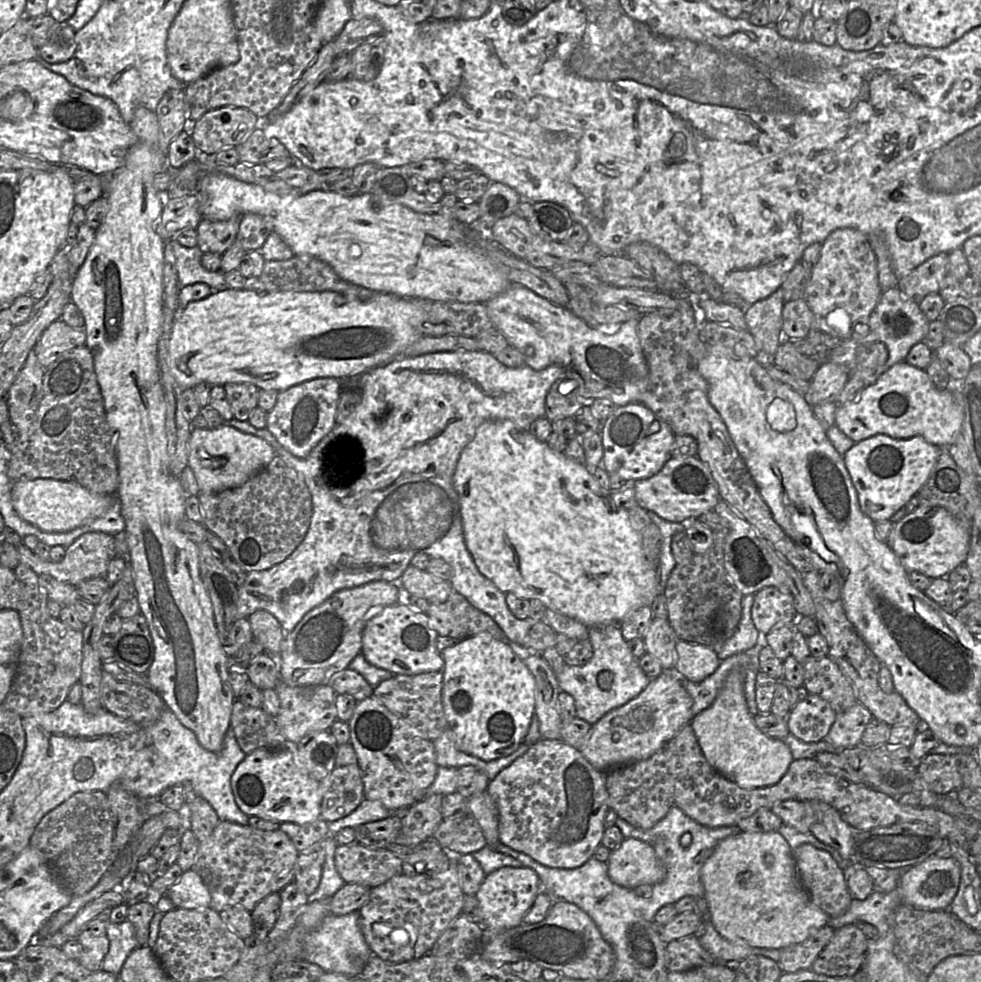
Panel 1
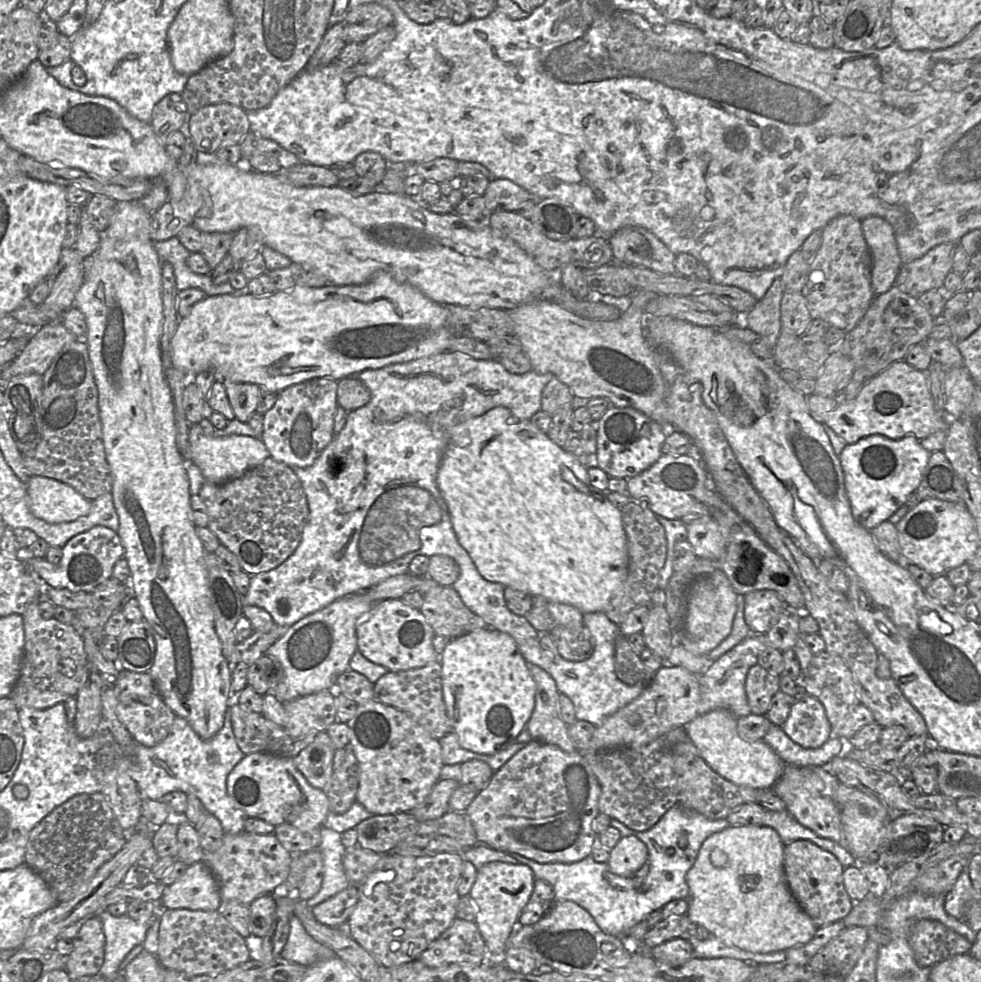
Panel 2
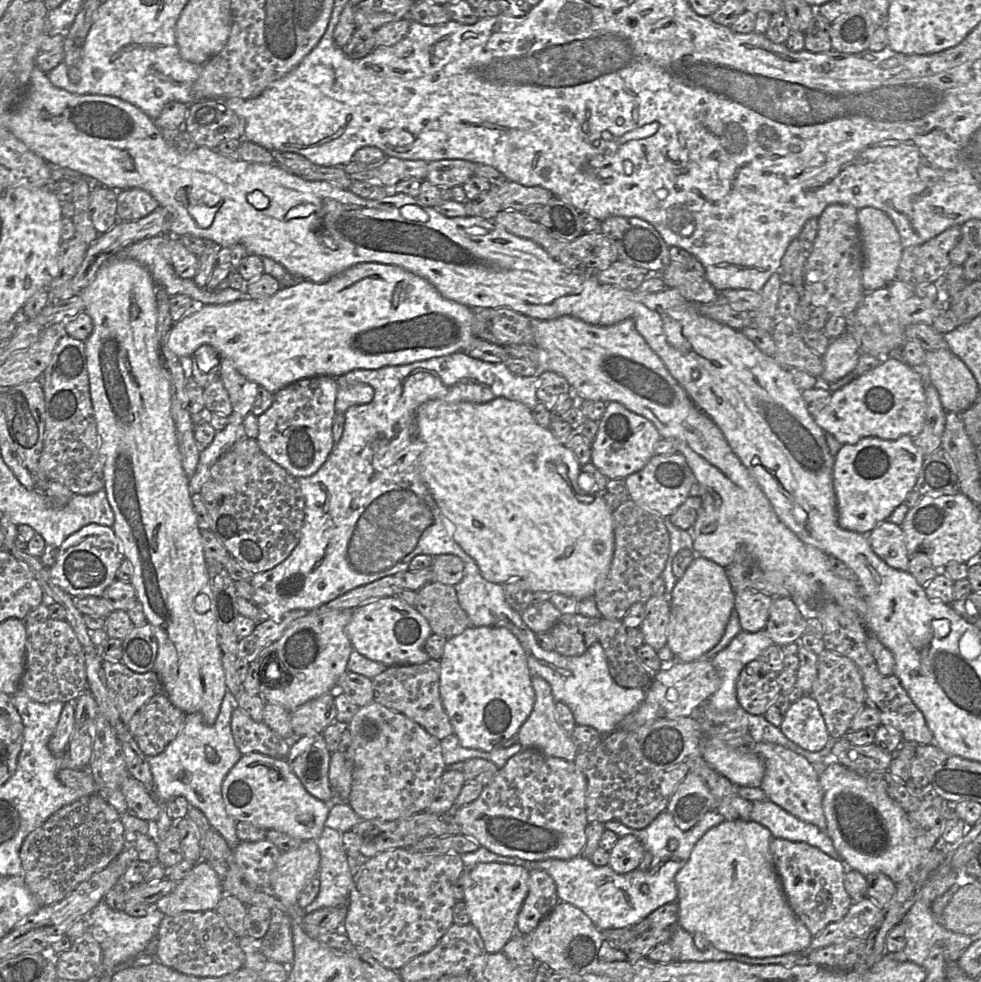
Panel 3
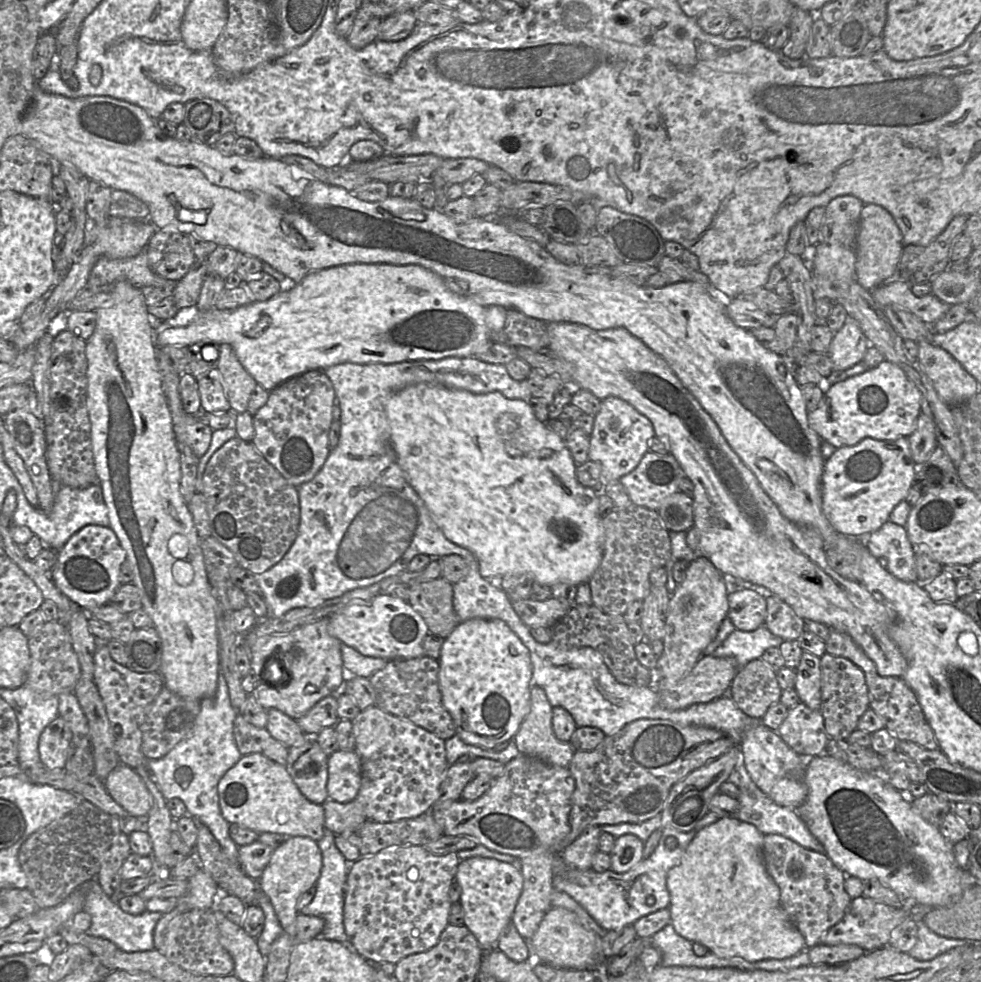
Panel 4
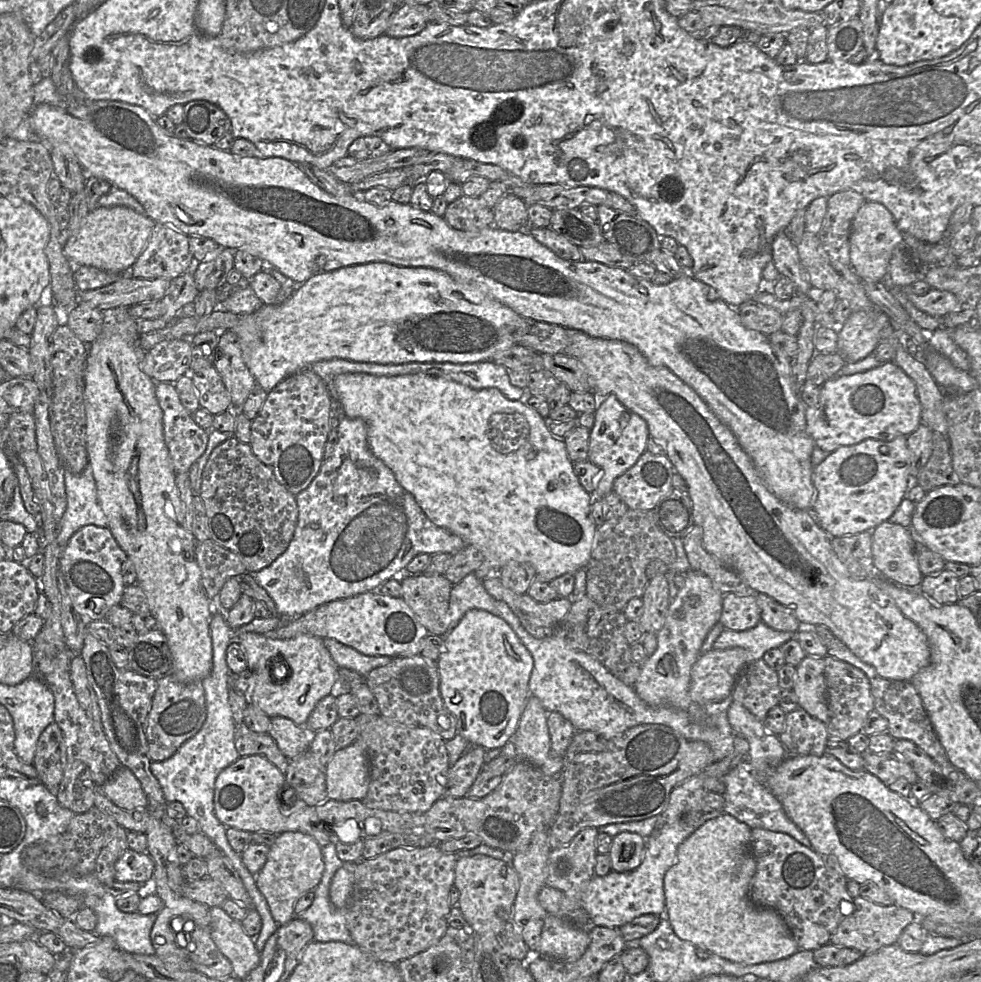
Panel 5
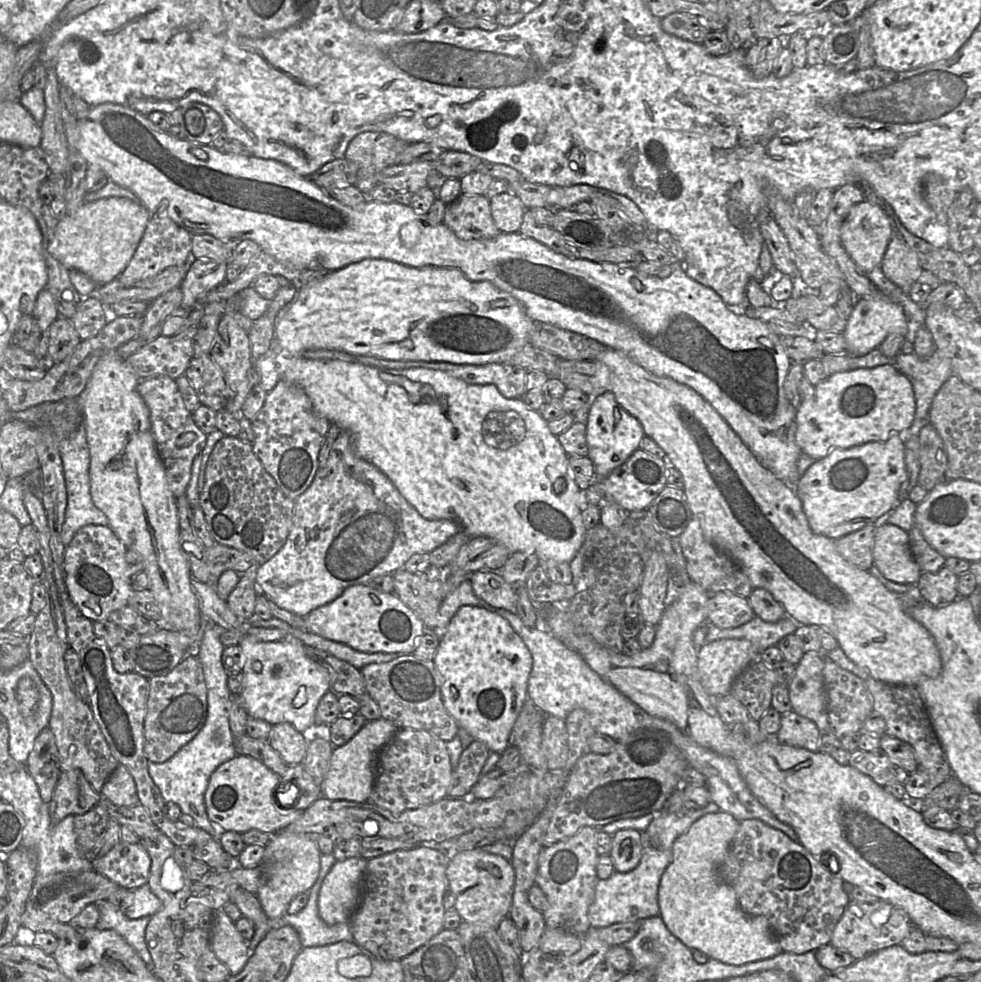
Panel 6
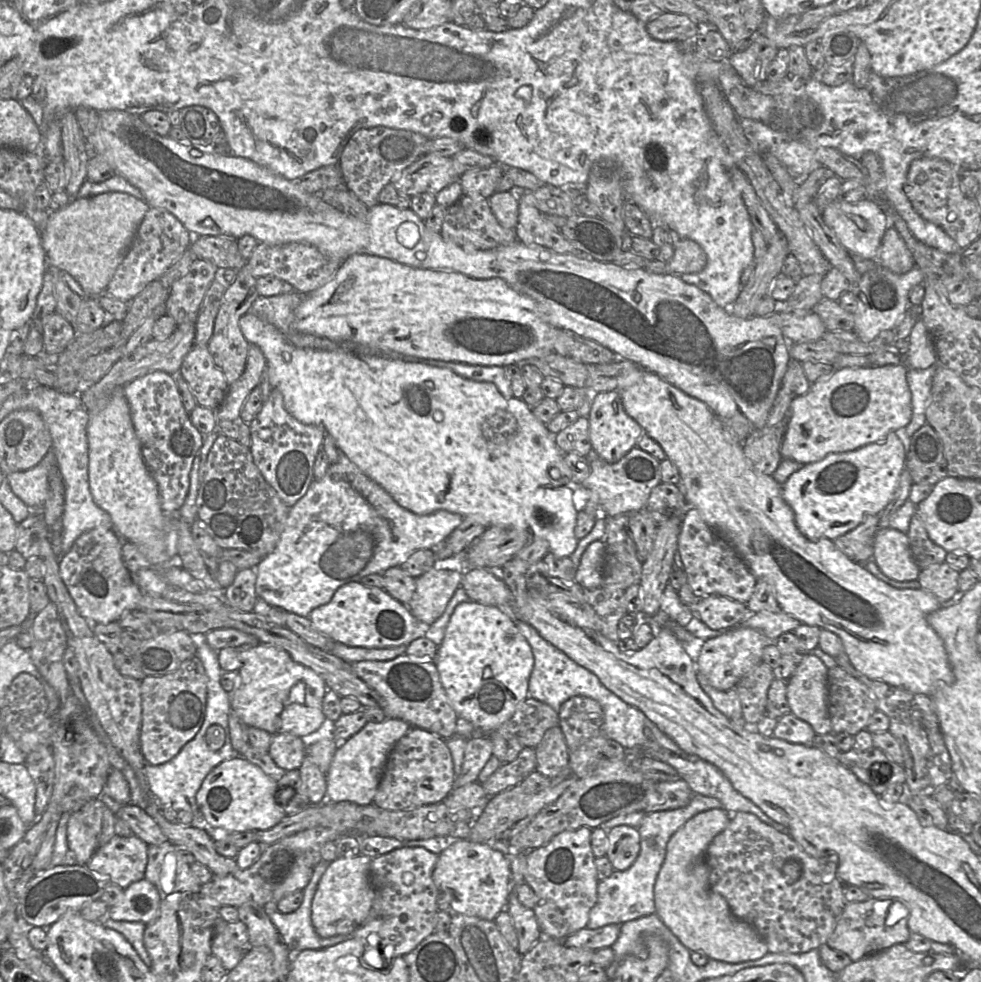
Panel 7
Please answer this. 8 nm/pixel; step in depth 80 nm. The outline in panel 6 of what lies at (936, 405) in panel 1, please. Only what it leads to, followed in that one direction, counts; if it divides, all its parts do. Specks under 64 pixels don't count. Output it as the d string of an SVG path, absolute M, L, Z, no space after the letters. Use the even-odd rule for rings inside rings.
M892 365L859 368L838 372L815 386L813 398L802 401L797 408L795 441L802 451L814 460L820 460L835 449L849 449L868 442L886 442L892 435L909 429L914 421L916 401L908 377Z

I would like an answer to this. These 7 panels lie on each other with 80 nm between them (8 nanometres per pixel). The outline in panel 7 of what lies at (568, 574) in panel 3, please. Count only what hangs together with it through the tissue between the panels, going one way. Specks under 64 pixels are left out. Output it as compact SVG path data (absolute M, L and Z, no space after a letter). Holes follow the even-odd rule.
M247 312L240 318L239 327L249 344L255 344L261 349L266 360L268 380L273 389L276 388L282 393L286 411L303 424L323 427L326 434L334 438L340 451L366 476L387 491L402 507L418 515L428 515L438 510L447 510L463 517L480 515L489 526L507 525L518 530L529 531L533 539L546 540L549 543L549 551L557 557L568 557L576 549L579 541L574 532L577 511L574 507L572 493L581 485L573 485L570 480L570 470L564 462L564 453L559 449L553 437L556 434L548 430L522 398L505 399L493 383L468 380L446 368L406 362L382 355L360 355L350 351L298 348L289 342L288 338L275 326L251 312ZM551 468L557 468L561 472L560 479L555 480L550 477Z

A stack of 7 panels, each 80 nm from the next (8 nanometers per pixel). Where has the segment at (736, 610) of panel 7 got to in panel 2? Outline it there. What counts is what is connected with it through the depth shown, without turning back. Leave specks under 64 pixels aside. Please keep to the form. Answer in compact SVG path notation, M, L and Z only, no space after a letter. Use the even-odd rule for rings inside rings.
M763 589L744 595L744 618L752 634L766 634L786 606L773 590Z

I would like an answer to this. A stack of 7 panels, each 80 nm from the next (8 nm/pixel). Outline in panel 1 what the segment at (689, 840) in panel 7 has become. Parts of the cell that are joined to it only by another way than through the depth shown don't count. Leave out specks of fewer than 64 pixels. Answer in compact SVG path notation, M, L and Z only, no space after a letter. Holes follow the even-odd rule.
M740 831L720 841L701 868L700 878L708 918L727 940L758 948L782 949L804 941L812 931L829 924L830 917L815 905L797 878L794 851L778 831Z

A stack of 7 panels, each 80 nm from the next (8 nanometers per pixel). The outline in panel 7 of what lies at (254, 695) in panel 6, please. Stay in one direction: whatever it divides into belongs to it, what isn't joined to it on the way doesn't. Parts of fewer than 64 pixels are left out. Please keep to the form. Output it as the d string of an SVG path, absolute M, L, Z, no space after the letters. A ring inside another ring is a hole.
M257 643L255 645L243 647L241 649L241 661L242 661L242 665L238 670L239 682L236 689L230 694L230 704L231 704L231 709L248 726L253 726L266 730L272 735L279 734L279 733L291 733L301 738L313 738L320 734L326 734L325 728L330 726L329 723L334 723L334 722L329 722L322 711L322 701L328 688L325 684L325 681L315 671L300 663L295 662L289 655L289 653L286 652L285 650L263 643Z

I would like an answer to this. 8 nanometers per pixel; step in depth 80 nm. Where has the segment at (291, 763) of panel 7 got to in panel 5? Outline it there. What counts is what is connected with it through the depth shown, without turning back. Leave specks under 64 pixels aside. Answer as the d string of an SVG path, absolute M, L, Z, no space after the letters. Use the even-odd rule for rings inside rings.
M276 716L271 718L269 734L274 738L282 753L292 760L310 748L309 732L291 719Z

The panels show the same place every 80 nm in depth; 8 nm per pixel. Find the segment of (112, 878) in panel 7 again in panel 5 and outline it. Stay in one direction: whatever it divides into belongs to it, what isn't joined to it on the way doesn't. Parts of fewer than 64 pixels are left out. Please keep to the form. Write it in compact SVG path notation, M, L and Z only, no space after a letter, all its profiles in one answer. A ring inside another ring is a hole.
M128 848L115 863L115 880L151 884L154 861L147 853Z

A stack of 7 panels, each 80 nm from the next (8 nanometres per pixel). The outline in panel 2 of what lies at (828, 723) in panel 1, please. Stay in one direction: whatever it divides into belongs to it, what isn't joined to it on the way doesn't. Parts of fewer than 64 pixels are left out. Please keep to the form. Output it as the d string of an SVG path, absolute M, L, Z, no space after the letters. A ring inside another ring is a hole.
M807 694L793 702L782 729L793 742L804 748L818 748L833 736L823 704Z

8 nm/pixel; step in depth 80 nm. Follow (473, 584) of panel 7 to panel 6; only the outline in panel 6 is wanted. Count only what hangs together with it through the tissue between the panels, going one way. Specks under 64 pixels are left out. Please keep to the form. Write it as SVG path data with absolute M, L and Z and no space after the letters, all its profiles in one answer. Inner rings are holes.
M475 571L469 576L475 595L490 606L516 613L517 595L500 575L493 572Z

